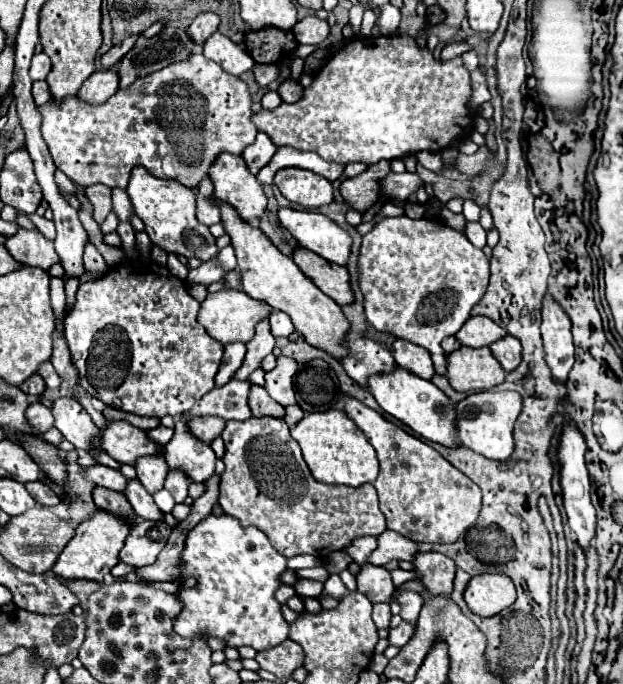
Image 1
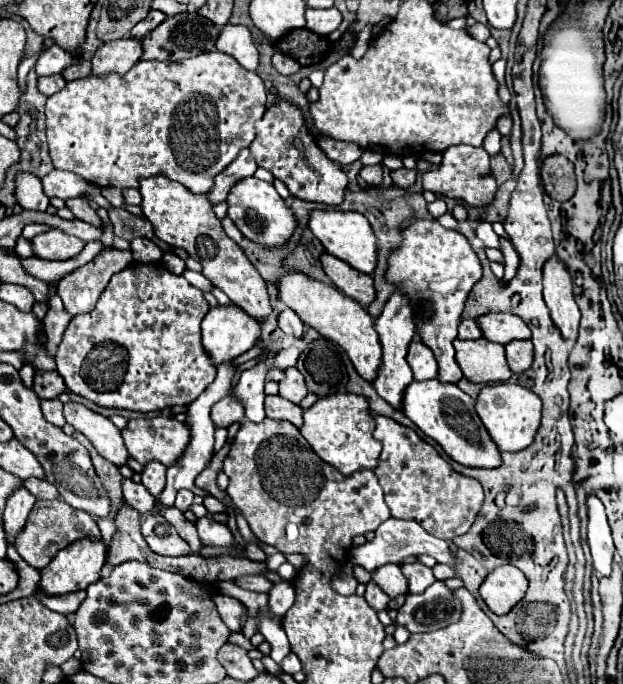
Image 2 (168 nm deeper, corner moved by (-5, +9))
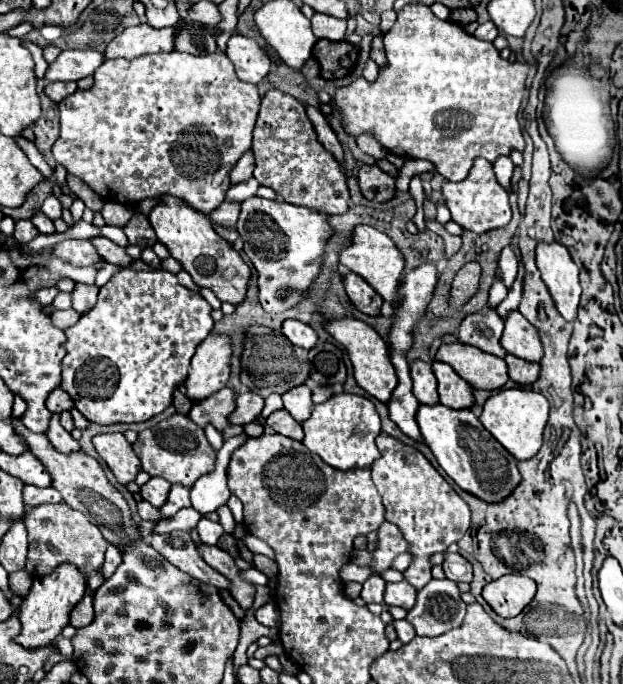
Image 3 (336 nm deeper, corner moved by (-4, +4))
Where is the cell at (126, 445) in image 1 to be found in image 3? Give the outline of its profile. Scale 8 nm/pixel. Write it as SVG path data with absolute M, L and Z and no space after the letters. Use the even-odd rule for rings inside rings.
M173 414L169 420L139 432L133 450L139 456L141 466L149 476L161 476L171 484L179 482L189 488L195 484L199 476L211 472L215 466L215 450L209 446L203 428L193 424L183 414Z

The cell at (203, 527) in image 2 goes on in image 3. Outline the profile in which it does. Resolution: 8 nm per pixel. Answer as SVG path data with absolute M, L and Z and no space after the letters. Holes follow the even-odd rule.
M201 518L197 524L197 532L199 532L199 540L203 544L217 544L219 536L223 534L223 528L219 522L211 522L207 518Z

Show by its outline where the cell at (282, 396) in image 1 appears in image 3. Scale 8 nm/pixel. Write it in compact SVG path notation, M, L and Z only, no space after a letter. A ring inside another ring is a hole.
M307 384L295 386L295 388L291 388L287 394L283 394L283 402L285 402L285 410L287 410L297 422L303 422L303 420L309 418L311 410L313 410L311 388L309 388Z

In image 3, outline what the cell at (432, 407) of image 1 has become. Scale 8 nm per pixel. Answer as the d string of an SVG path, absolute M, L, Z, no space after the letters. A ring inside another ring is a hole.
M421 406L417 408L417 424L425 444L435 454L439 466L459 484L459 488L487 500L499 502L511 494L519 484L517 460L487 434L479 418L471 410L451 410L449 406Z

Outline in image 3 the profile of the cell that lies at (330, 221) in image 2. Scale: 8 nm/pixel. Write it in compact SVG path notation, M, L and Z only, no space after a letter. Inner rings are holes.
M365 224L355 226L355 230L351 232L351 242L339 252L339 264L347 266L351 272L365 278L383 296L383 300L395 302L397 284L403 278L403 256L399 254L399 250L395 248L393 240L387 234Z

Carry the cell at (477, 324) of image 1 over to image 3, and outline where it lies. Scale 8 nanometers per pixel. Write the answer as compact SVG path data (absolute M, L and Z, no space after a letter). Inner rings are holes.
M517 310L509 312L509 316L505 318L501 346L509 354L529 362L539 362L543 356L543 346L537 330L529 322L523 322L523 316Z

